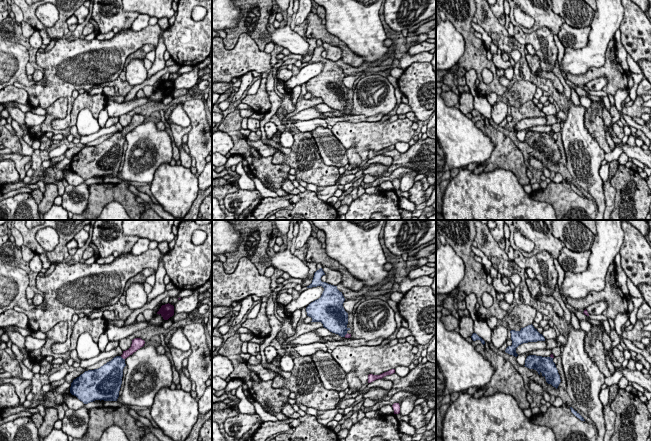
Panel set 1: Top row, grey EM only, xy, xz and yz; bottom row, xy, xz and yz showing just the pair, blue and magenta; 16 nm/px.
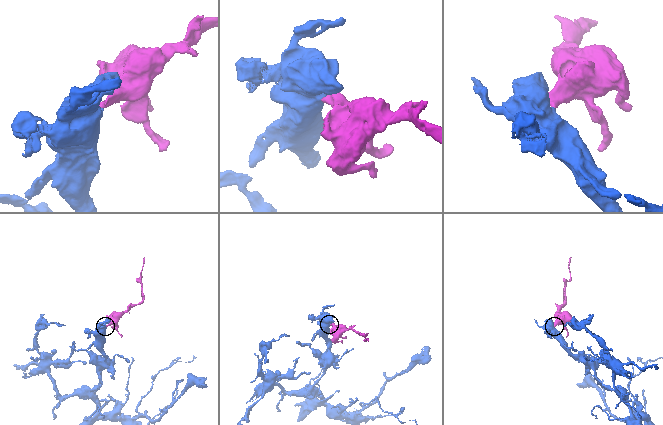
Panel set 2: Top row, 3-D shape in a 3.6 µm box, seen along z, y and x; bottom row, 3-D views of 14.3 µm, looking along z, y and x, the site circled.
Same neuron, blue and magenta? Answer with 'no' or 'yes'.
yes

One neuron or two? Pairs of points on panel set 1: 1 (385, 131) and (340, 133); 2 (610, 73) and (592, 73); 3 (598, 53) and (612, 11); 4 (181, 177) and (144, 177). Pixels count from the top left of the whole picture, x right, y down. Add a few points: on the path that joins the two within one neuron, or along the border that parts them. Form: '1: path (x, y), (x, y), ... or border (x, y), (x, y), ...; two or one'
1: path (374, 133), (351, 133); one
2: path (606, 72), (596, 72); one
3: path (598, 43), (606, 21); one
4: border (169, 162), (162, 163), (156, 169), (149, 183); two

